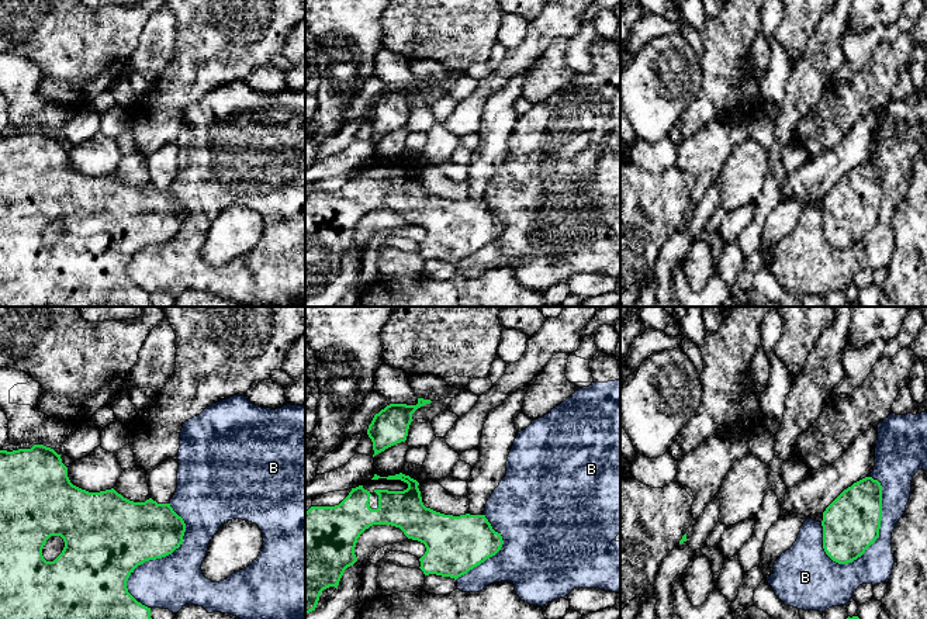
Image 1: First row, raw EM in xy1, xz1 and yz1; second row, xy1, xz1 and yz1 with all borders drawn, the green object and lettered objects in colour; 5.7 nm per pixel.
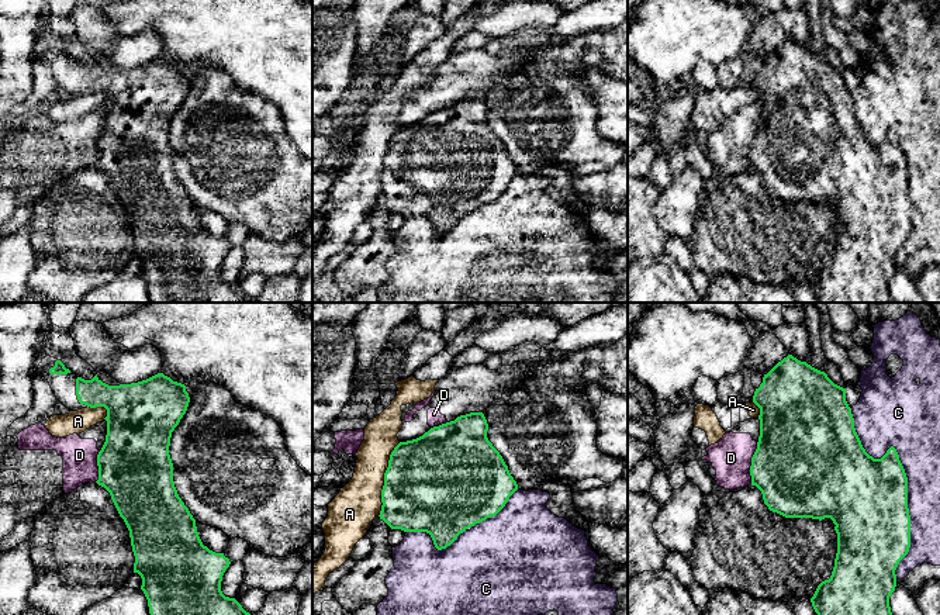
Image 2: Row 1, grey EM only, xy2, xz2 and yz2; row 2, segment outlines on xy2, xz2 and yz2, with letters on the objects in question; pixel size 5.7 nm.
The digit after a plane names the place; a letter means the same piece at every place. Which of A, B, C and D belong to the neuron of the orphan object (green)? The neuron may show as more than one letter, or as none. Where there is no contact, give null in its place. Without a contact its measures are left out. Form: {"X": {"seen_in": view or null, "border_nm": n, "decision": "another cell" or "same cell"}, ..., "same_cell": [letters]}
{"A": {"seen_in": "xz2", "border_nm": 440, "decision": "another cell"}, "B": {"seen_in": "yz1", "border_nm": 550, "decision": "another cell"}, "C": {"seen_in": "yz2", "border_nm": 1000, "decision": "another cell"}, "D": {"seen_in": "yz2", "border_nm": 260, "decision": "another cell"}, "same_cell": []}

